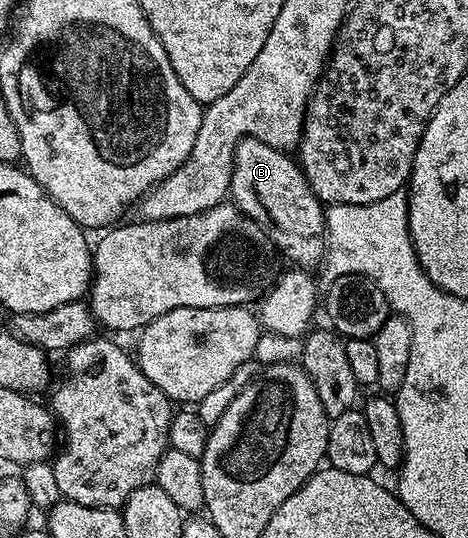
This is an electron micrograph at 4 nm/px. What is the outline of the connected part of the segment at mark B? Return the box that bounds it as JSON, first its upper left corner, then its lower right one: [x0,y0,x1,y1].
[228,137,327,271]

